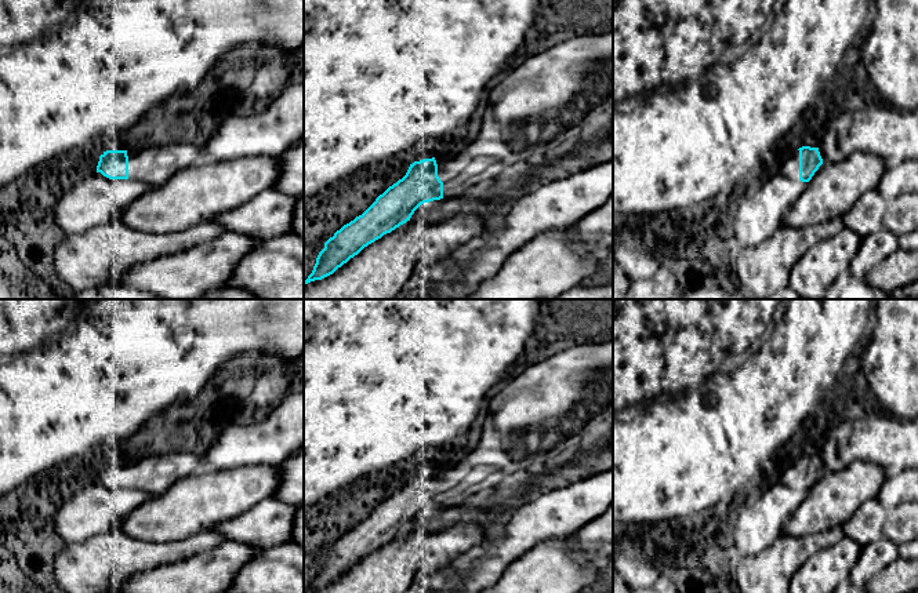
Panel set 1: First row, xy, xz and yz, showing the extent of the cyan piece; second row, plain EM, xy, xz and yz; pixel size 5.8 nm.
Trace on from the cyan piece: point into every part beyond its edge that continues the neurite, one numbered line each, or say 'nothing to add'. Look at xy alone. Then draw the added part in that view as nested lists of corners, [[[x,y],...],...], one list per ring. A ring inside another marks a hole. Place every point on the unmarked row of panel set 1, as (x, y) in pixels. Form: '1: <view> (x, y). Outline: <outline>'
1: xy (156, 473). Outline: [[[168,451],[139,459],[127,459],[128,488],[152,495],[164,494],[177,480],[203,469],[200,452]]]

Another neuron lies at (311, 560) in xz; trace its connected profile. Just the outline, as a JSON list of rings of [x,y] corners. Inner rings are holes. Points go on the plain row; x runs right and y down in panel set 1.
[[[335,541],[324,543],[312,553],[304,554],[304,590],[312,582],[319,561],[324,557],[324,552],[334,545]]]

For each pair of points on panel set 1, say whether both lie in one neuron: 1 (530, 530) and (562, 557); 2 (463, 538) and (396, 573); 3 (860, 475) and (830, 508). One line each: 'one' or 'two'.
1: two
2: one
3: one

